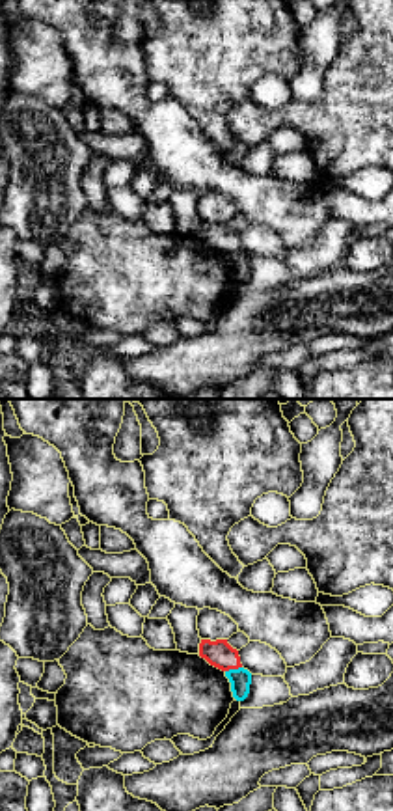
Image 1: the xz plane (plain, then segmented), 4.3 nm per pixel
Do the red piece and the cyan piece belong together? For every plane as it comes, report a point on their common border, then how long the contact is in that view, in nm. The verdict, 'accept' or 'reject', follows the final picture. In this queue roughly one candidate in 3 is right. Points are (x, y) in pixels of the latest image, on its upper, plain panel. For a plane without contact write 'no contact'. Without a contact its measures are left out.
meets red at (233, 250); contact 80 nm long

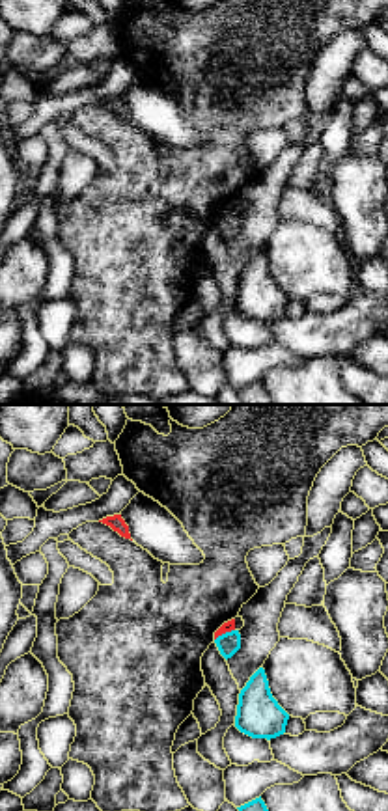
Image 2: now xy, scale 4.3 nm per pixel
meets red at (224, 215); contact 100 nm long

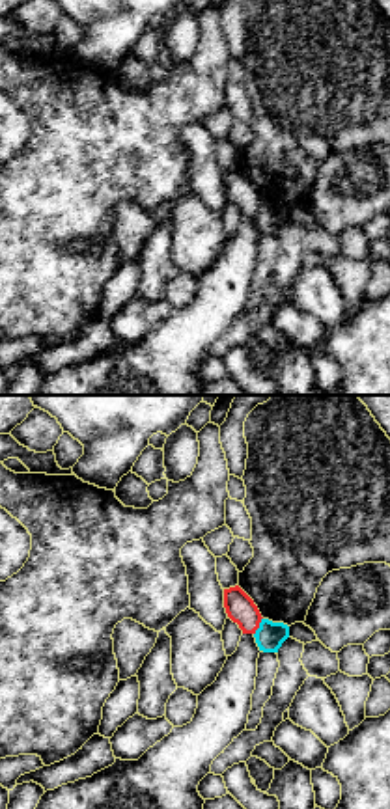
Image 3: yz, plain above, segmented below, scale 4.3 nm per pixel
meets red at (258, 209); contact 90 nm long

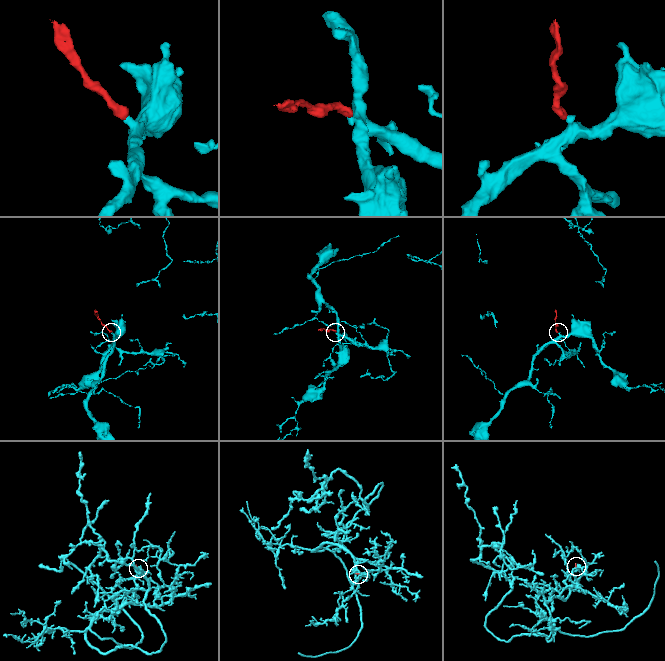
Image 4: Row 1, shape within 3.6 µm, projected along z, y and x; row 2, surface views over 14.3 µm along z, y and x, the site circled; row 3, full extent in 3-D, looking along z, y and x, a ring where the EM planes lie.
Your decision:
reject

